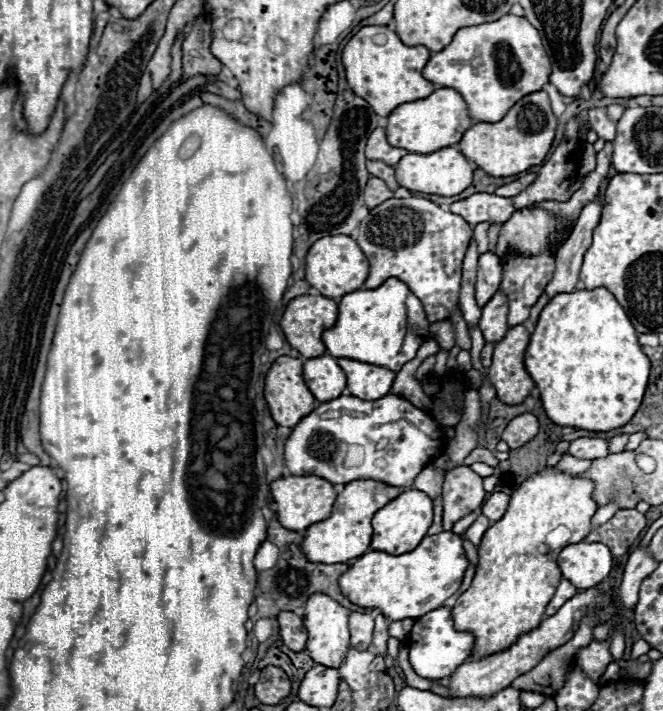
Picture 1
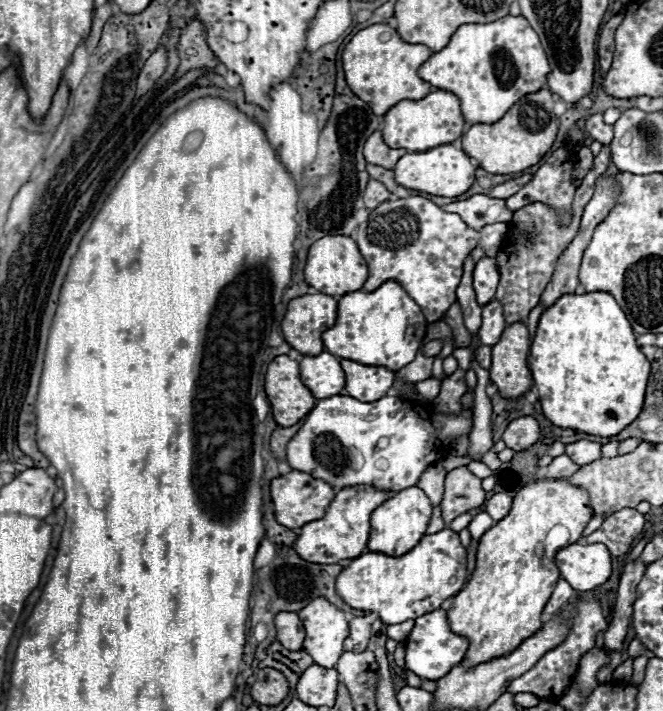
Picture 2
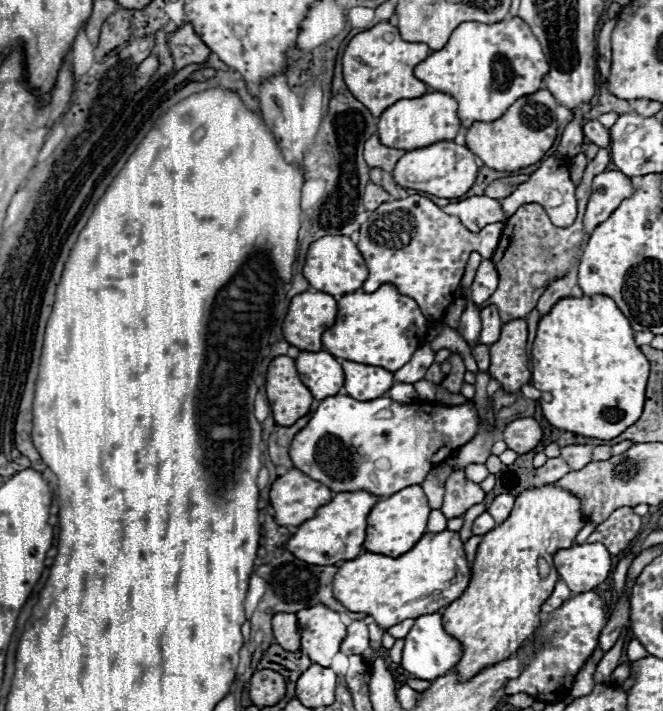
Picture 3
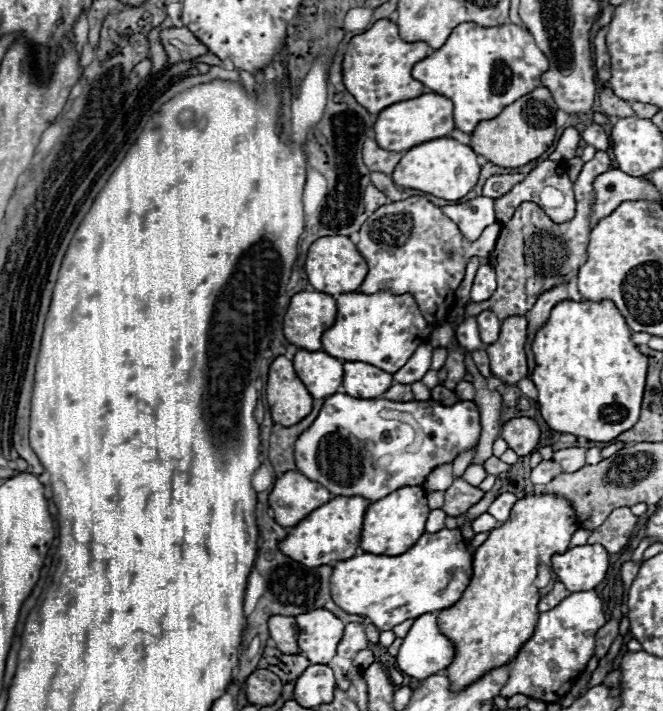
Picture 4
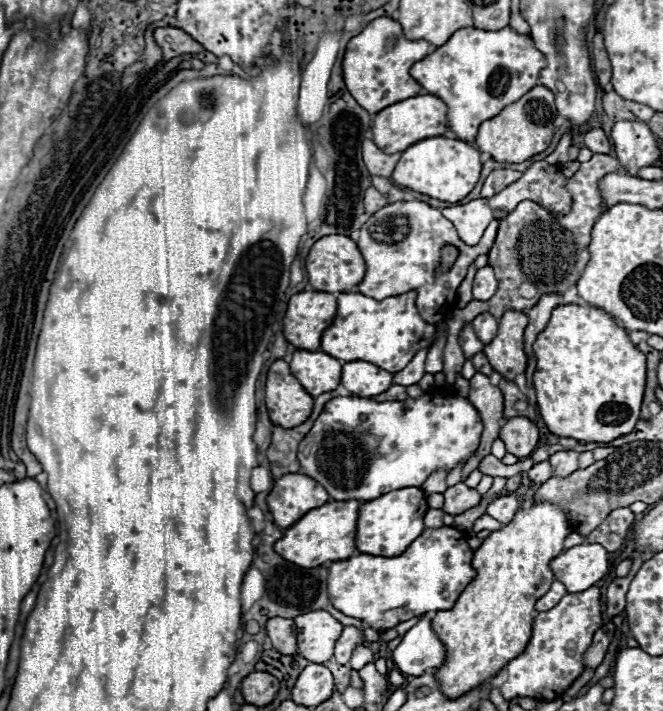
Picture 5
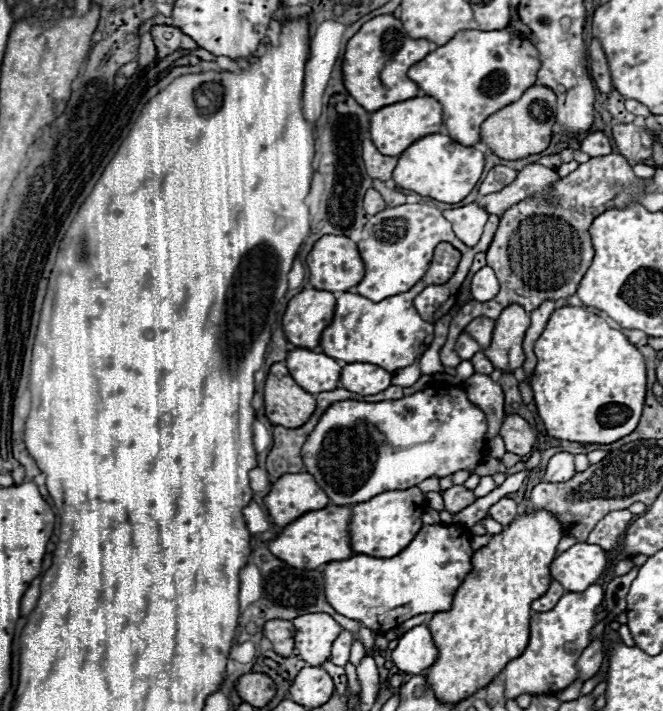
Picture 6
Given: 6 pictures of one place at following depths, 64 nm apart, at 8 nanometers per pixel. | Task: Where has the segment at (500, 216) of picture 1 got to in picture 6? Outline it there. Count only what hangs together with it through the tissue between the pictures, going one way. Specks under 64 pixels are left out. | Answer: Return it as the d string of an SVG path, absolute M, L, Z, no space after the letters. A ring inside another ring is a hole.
M468 204L454 210L444 210L444 218L452 224L454 234L466 244L476 246L478 238L482 236L484 224L488 220L488 212L478 208L476 204Z

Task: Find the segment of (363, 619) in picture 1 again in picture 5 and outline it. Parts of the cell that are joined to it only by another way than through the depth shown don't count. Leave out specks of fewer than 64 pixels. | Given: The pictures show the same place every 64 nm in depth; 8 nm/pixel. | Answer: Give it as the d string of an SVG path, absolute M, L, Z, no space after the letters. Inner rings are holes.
M346 626L342 636L338 638L336 646L334 646L334 660L338 664L348 664L350 656L352 656L352 650L356 648L356 644L362 644L364 638L362 638L362 630L354 628L354 626Z

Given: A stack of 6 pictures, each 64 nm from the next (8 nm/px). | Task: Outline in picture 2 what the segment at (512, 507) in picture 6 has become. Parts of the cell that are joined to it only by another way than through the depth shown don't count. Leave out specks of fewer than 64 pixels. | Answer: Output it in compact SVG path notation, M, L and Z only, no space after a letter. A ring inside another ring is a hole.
M500 492L500 494L494 494L494 496L486 502L486 512L488 512L496 522L500 522L500 520L510 512L510 506L512 506L512 496L508 496L506 492Z

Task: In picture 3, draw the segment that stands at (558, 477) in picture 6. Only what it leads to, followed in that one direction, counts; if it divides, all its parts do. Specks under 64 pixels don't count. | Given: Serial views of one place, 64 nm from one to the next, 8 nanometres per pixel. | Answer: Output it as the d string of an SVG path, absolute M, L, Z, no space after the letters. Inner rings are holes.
M578 444L578 446L564 446L560 450L560 458L570 466L570 470L580 470L592 460L592 448L588 444Z

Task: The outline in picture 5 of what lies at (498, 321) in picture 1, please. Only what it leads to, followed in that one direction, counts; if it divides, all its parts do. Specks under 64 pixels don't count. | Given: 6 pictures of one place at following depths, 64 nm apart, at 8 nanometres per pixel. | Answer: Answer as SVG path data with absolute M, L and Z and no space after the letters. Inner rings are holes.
M480 314L480 316L476 316L472 320L472 328L474 328L474 332L476 332L476 336L478 336L478 340L482 344L490 344L492 338L496 336L498 320L494 316L490 316L490 314Z

